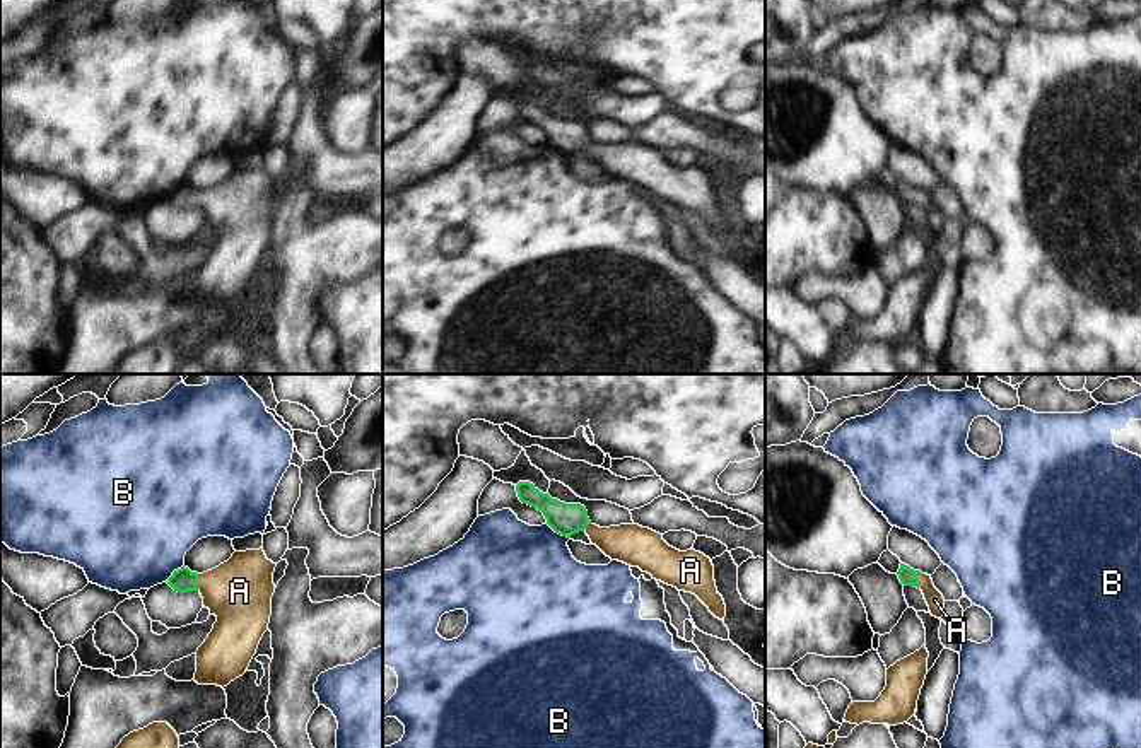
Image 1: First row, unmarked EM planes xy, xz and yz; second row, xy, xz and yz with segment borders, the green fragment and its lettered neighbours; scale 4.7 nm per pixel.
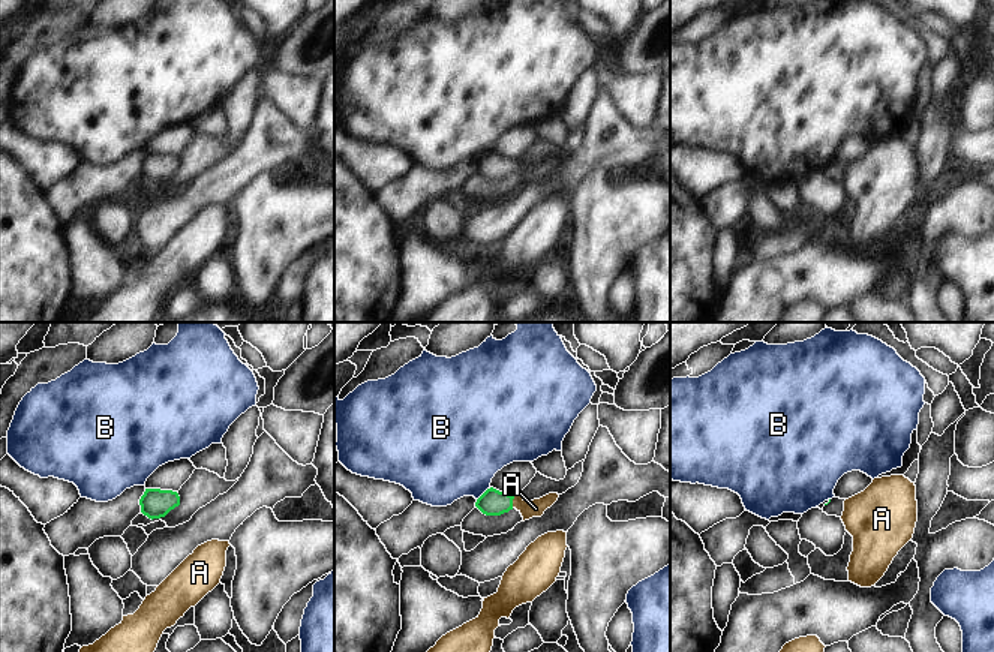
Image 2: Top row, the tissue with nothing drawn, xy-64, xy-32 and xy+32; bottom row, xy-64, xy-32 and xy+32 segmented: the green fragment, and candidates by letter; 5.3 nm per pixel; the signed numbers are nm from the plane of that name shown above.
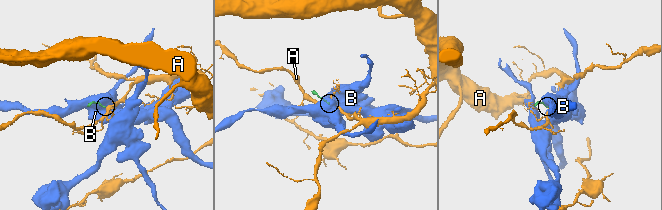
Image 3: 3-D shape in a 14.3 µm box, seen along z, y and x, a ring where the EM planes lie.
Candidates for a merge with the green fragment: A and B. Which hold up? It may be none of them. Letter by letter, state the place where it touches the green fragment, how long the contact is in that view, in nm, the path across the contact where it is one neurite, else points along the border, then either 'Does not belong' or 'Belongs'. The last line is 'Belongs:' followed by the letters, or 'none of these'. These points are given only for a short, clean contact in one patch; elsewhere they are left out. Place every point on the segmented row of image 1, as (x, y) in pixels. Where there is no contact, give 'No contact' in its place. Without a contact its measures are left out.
A: Touches green at xy (197, 583). Shared border 80 nm. Path across: xy (183, 579), (197, 583), (239, 591). Belongs
B: Touches green at xz (559, 533). Shared border 130 nm. Does not belong
Belongs: A

